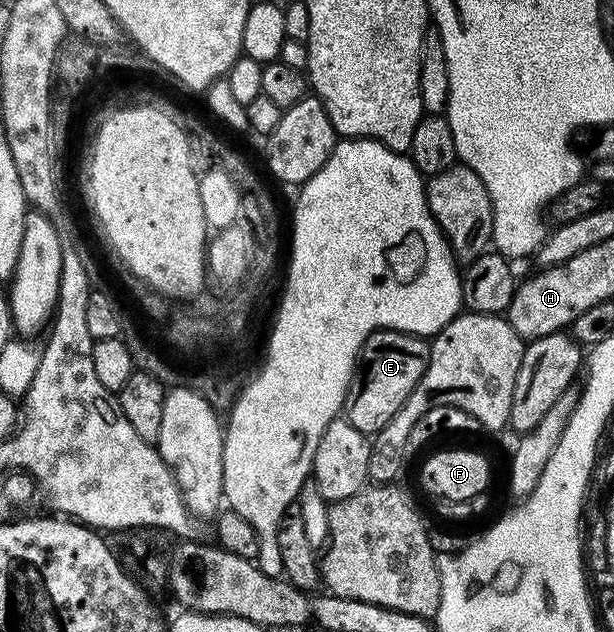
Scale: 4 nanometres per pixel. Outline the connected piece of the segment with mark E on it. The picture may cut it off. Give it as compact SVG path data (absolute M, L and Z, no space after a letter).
M380 330L367 337L361 349L361 376L363 385L359 393L348 395L345 401L345 418L357 430L361 430L368 438L385 430L389 422L393 422L393 414L405 406L409 394L421 382L425 370L429 366L431 345L424 337L412 336L410 332L393 332Z

